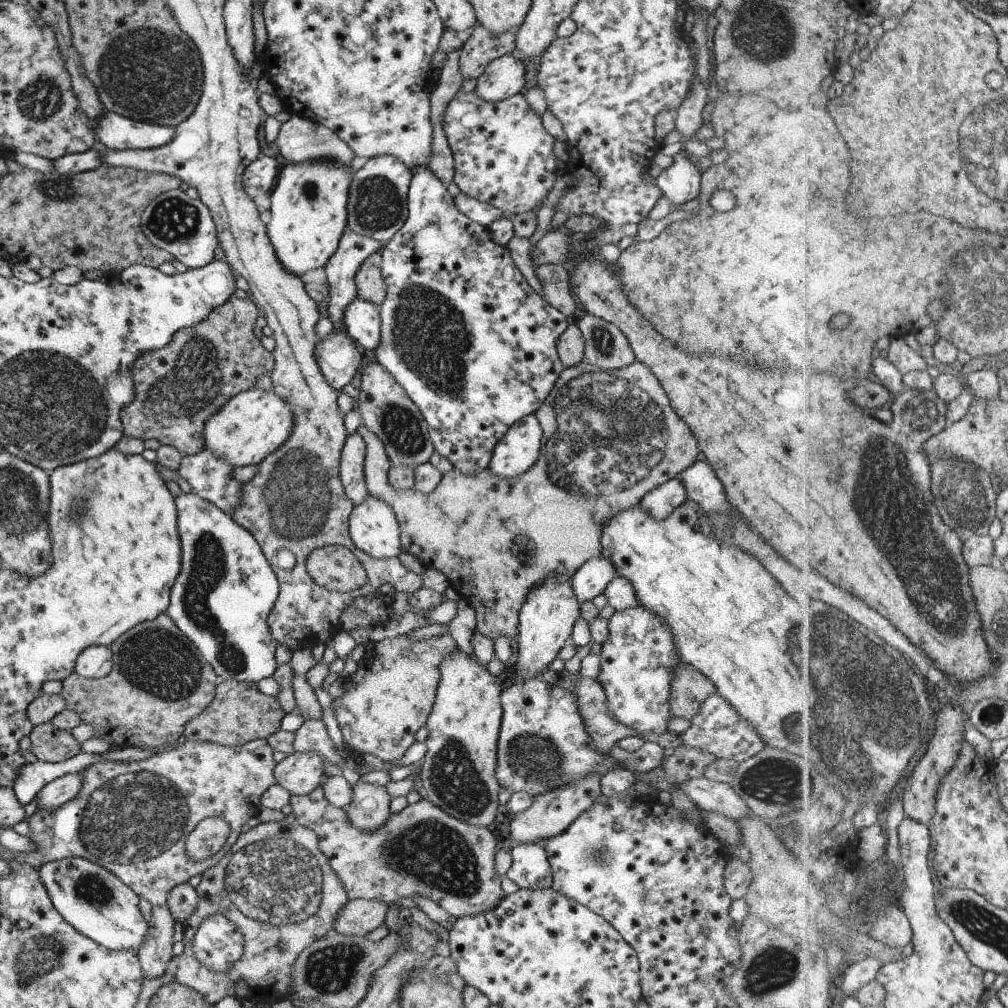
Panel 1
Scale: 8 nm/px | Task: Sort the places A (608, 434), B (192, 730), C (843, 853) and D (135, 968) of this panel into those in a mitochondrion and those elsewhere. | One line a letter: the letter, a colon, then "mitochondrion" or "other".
A: mitochondrion
B: other
C: other
D: other

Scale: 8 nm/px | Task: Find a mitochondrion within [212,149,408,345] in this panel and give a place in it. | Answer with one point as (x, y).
(309, 190)

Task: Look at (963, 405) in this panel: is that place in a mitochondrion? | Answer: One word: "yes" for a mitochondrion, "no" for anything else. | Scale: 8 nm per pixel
no

